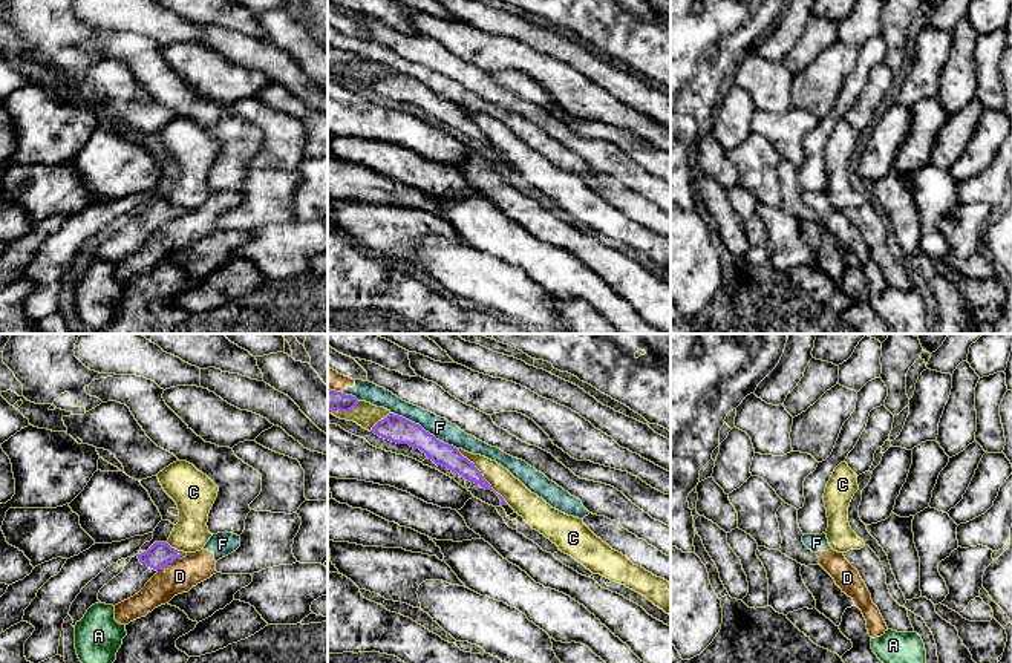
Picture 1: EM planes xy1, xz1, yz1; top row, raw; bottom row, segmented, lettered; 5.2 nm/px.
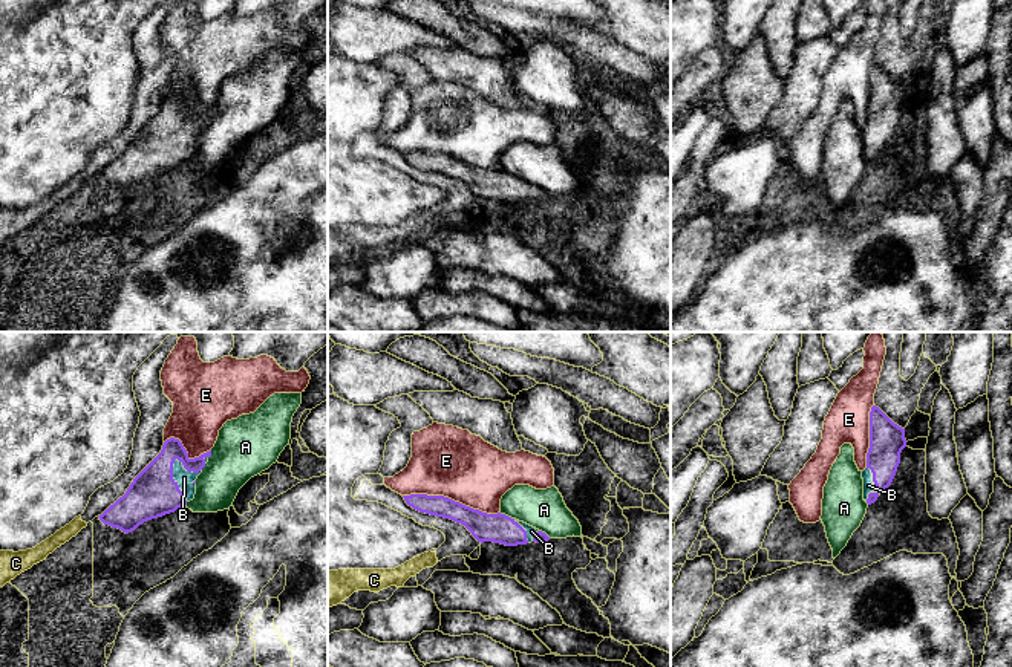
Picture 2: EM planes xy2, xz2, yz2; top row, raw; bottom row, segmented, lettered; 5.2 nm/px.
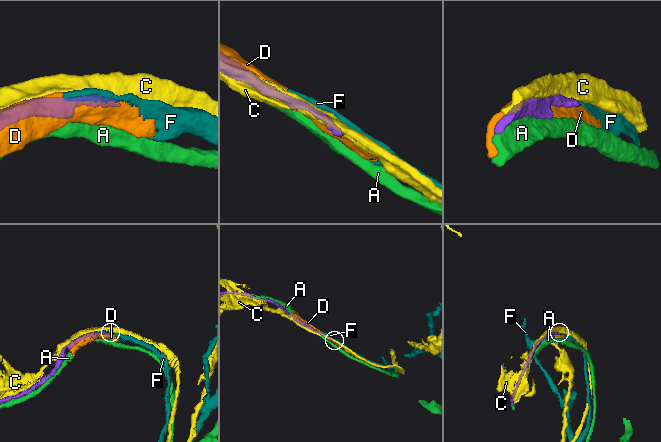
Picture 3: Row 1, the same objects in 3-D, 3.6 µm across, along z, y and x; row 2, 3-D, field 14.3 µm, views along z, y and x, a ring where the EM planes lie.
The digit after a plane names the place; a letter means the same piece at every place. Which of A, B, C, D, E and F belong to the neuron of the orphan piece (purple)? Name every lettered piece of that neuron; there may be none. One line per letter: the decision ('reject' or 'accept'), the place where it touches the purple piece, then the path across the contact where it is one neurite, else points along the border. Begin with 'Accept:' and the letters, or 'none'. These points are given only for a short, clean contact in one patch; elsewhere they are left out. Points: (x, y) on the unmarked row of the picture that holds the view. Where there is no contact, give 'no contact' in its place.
Accept: none
A: reject | xz2 (507, 173)
B: reject | xy2 (173, 136)
C: reject | xz1 (481, 132)
D: reject | xy1 (167, 221)
E: reject | xz2 (450, 156)
F: reject | xz1 (423, 86)

